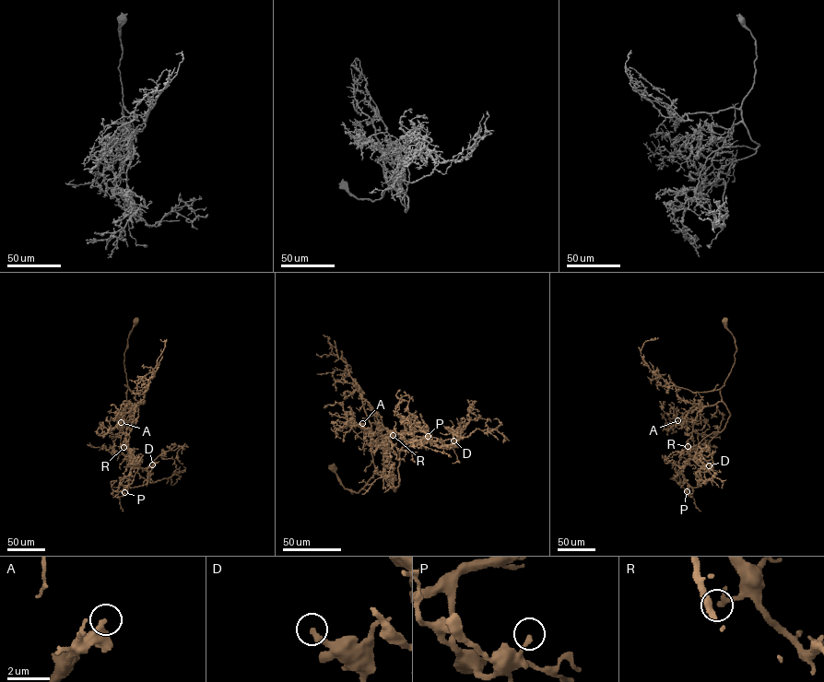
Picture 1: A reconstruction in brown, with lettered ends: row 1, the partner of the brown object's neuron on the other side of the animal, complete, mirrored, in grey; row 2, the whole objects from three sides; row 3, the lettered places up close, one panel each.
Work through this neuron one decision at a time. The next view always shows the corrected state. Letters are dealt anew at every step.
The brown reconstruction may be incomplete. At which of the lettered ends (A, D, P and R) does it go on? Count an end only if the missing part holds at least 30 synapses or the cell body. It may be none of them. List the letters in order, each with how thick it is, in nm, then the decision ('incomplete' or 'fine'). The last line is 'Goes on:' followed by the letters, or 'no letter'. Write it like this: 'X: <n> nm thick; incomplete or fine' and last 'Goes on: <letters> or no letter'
A: 460 nm thick; fine
D: 260 nm thick; fine
P: 200 nm thick; fine
R: 260 nm thick; incomplete
Goes on: R

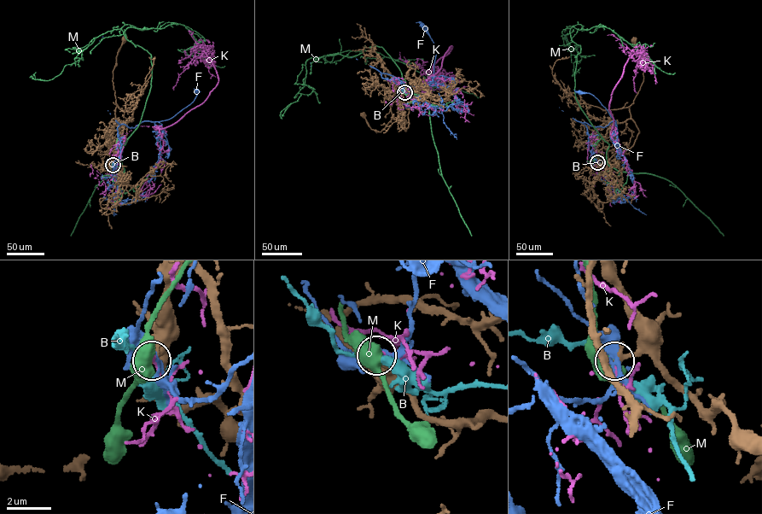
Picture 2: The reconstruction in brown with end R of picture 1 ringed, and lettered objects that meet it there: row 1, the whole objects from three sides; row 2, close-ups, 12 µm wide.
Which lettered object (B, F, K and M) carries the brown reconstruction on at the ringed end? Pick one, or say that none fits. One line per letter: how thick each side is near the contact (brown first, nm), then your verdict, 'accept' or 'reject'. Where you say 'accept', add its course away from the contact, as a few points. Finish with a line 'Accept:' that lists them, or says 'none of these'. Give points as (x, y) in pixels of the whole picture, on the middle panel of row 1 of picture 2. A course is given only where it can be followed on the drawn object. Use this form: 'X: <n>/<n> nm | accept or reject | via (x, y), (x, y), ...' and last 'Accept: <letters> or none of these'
B: 280/170 nm | reject
F: 280/380 nm | reject
K: 280/160 nm | reject
M: 280/440 nm | reject
Accept: none of these

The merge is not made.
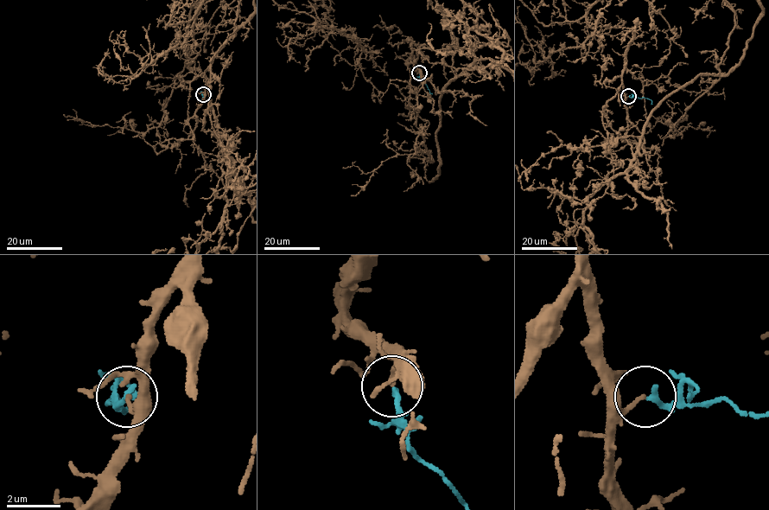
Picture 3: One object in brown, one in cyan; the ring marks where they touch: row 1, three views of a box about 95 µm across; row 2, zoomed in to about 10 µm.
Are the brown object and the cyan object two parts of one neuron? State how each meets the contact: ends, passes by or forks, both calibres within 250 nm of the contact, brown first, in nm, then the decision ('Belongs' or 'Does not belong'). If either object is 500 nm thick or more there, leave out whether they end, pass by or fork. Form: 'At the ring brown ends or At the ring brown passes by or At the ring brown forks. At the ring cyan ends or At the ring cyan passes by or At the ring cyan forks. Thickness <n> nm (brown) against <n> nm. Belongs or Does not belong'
At the ring brown ends. At the ring cyan ends. Thickness 130 nm (brown) against 200 nm. Belongs

